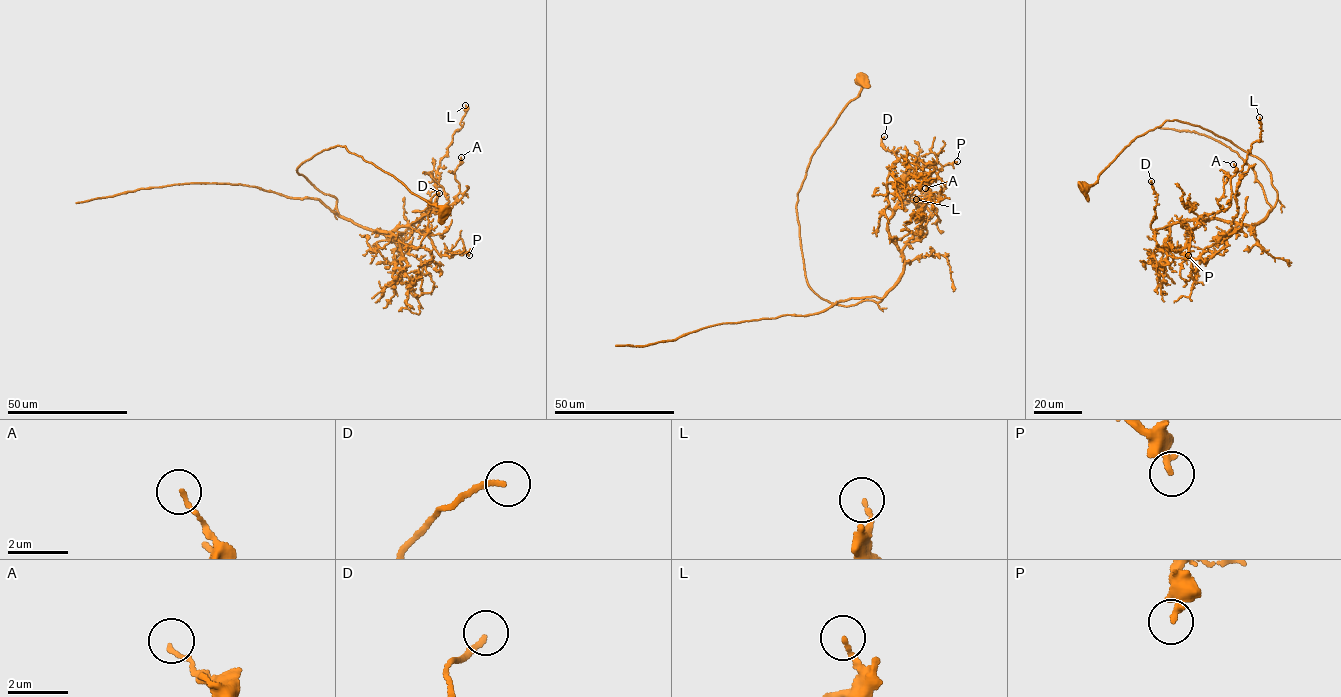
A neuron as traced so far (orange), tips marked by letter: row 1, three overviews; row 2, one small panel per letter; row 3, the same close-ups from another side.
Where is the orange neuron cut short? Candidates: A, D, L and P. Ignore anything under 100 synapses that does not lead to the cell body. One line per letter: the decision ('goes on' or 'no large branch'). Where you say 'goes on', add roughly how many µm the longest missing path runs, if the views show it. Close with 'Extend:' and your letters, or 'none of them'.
A: no large branch
D: no large branch
L: no large branch
P: no large branch
Extend: none of them

